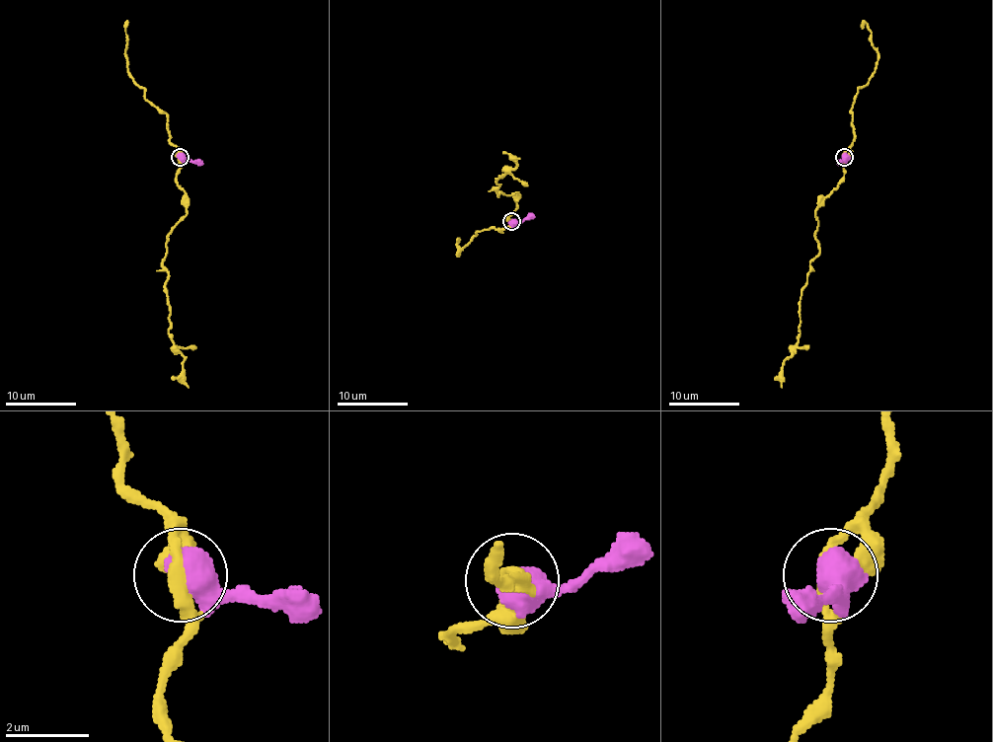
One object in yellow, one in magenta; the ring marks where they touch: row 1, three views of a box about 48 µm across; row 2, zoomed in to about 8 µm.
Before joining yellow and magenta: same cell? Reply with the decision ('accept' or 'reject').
accept

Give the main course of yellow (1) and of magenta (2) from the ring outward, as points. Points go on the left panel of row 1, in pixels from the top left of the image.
1: (179, 158), (186, 212), (168, 235), (163, 268), (168, 335), (184, 359), (188, 388)
2: (179, 158), (203, 163)

